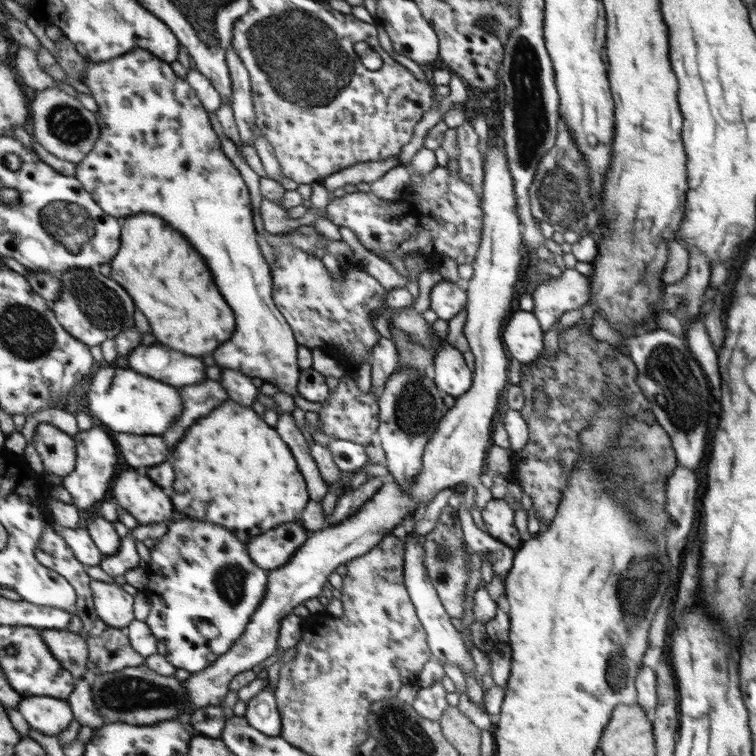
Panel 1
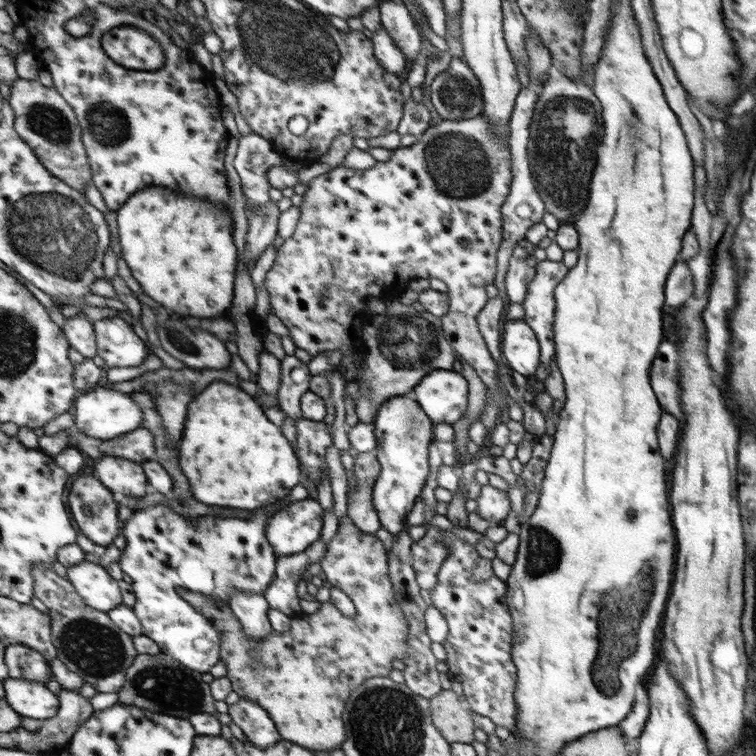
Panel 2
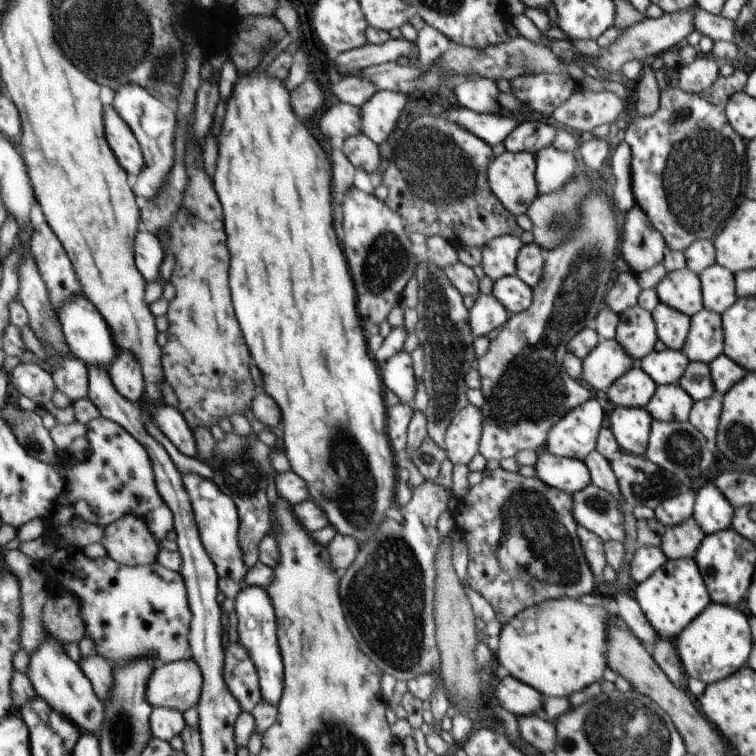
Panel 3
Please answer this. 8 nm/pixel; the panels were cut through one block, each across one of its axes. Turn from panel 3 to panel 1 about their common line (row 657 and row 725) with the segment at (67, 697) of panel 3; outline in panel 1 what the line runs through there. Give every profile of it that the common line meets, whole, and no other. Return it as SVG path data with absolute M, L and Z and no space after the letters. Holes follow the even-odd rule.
M23 697L18 709L32 728L50 736L67 730L75 720L70 702L59 698Z

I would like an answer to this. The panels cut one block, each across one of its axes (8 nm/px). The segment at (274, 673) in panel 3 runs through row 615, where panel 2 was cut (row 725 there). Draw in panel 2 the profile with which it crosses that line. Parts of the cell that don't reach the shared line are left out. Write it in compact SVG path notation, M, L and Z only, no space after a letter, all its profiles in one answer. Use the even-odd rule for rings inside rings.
M240 699L236 704L228 706L227 714L231 717L233 724L239 727L243 735L247 737L246 740L260 750L268 748L267 746L281 739L273 722L269 720L267 712L261 710L252 701Z

